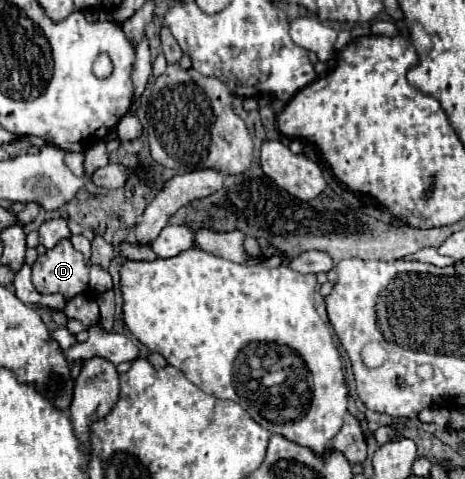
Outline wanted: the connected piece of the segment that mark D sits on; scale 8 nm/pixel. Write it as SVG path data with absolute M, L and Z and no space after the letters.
M61 240L53 250L47 250L43 256L35 260L33 268L33 284L41 294L55 294L61 292L67 300L85 292L89 286L89 262L83 258L81 252L73 248L69 240Z

